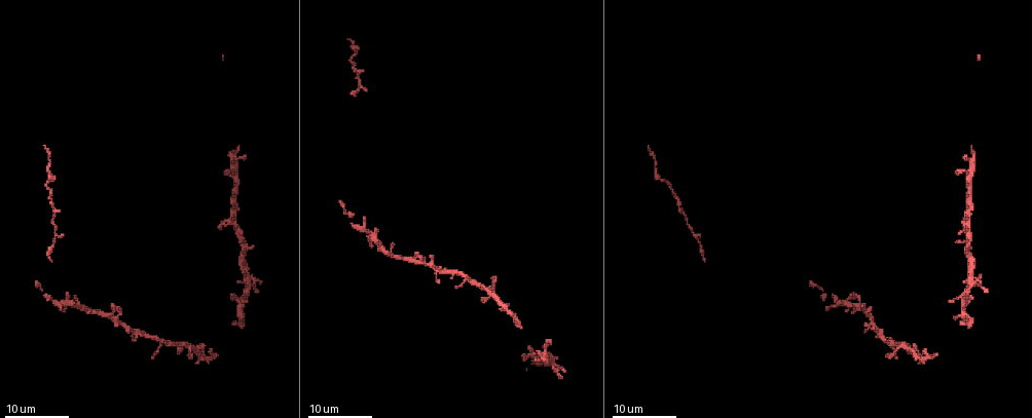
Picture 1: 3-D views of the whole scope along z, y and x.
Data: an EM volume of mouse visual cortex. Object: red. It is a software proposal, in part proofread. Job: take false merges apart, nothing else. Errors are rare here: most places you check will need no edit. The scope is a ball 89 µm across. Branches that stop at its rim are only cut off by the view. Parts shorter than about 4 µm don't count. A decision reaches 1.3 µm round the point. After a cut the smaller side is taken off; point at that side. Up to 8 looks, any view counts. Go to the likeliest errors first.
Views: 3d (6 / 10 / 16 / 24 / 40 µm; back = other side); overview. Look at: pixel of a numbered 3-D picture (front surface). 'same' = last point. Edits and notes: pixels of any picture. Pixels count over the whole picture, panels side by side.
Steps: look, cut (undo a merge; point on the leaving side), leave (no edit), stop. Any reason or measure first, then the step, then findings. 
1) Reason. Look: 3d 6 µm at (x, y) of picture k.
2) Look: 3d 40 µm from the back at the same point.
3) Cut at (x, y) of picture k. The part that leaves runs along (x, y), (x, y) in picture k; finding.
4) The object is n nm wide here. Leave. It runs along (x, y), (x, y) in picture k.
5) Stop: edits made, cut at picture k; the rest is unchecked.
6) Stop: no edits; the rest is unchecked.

Sudden change in width. Look: 3d 16 µm at (681, 214) of picture 1.

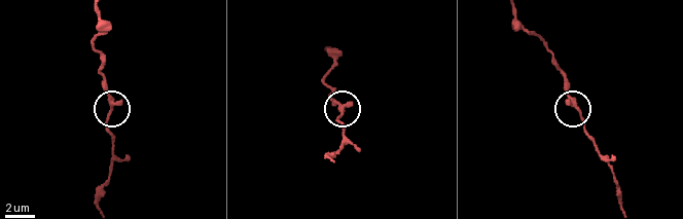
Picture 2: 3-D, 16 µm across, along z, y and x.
Look: 3d 6 µm at (112, 106) of picture 2.

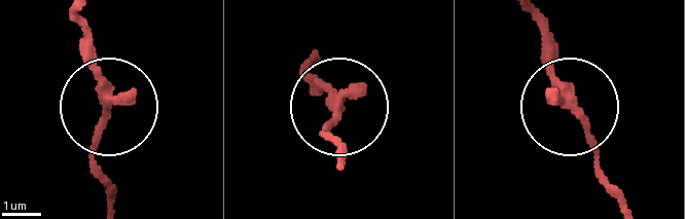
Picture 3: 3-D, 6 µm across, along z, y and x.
Look: 3d 6 µm from the back at (336, 109) of picture 3.

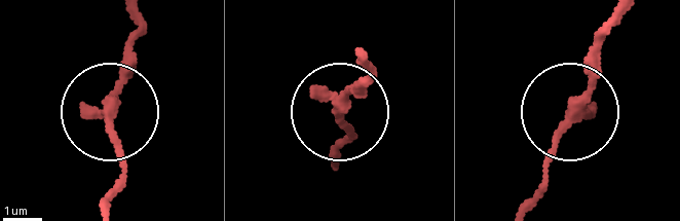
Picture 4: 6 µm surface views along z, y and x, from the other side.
Leave. One neuron here.

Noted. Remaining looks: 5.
Thick turns thin. Look: 3d 16 µm at (972, 155) of picture 1.

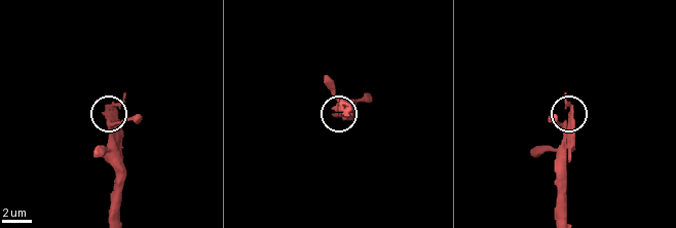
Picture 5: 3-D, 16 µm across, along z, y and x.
Look: 3d 10 µm at (570, 114) of picture 5.

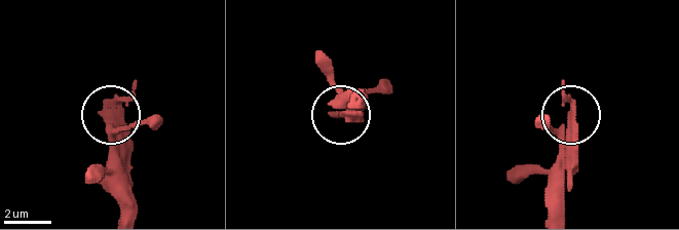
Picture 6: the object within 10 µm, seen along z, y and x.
Leave. It runs along (125, 207), (119, 137), (110, 117), (125, 125), (158, 115) in picture 6; all the same neuron.

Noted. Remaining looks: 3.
Calibre changes. Look: 3d 24 µm at (50, 170) of picture 1.

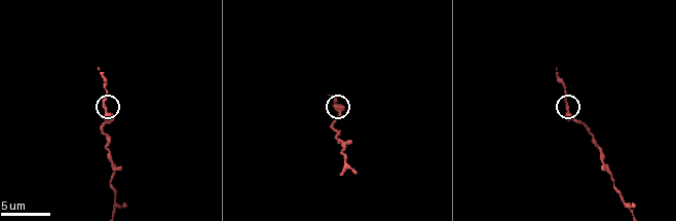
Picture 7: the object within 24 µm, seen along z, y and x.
Look: 3d 6 µm at (105, 105) of picture 7.

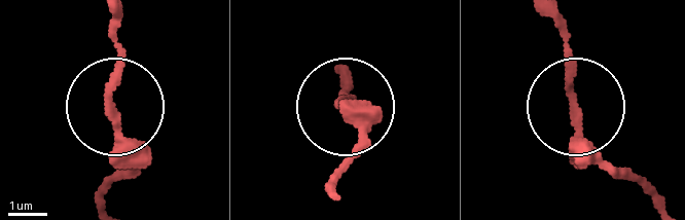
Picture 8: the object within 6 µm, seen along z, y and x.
Leave. All the same neuron.

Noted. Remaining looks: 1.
A narrow waist. Look: 3d 16 µm at (344, 171) of picture 7.

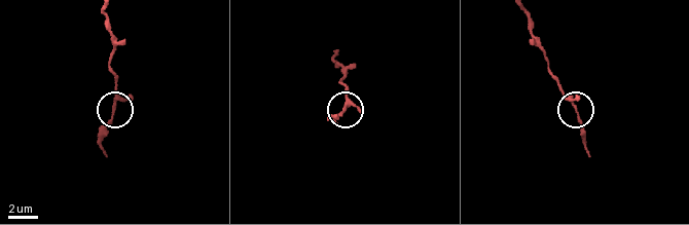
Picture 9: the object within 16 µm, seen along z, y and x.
Leave. Continuous, no second neuron.

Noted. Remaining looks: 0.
Stop: no edits; the rest is unchecked.

